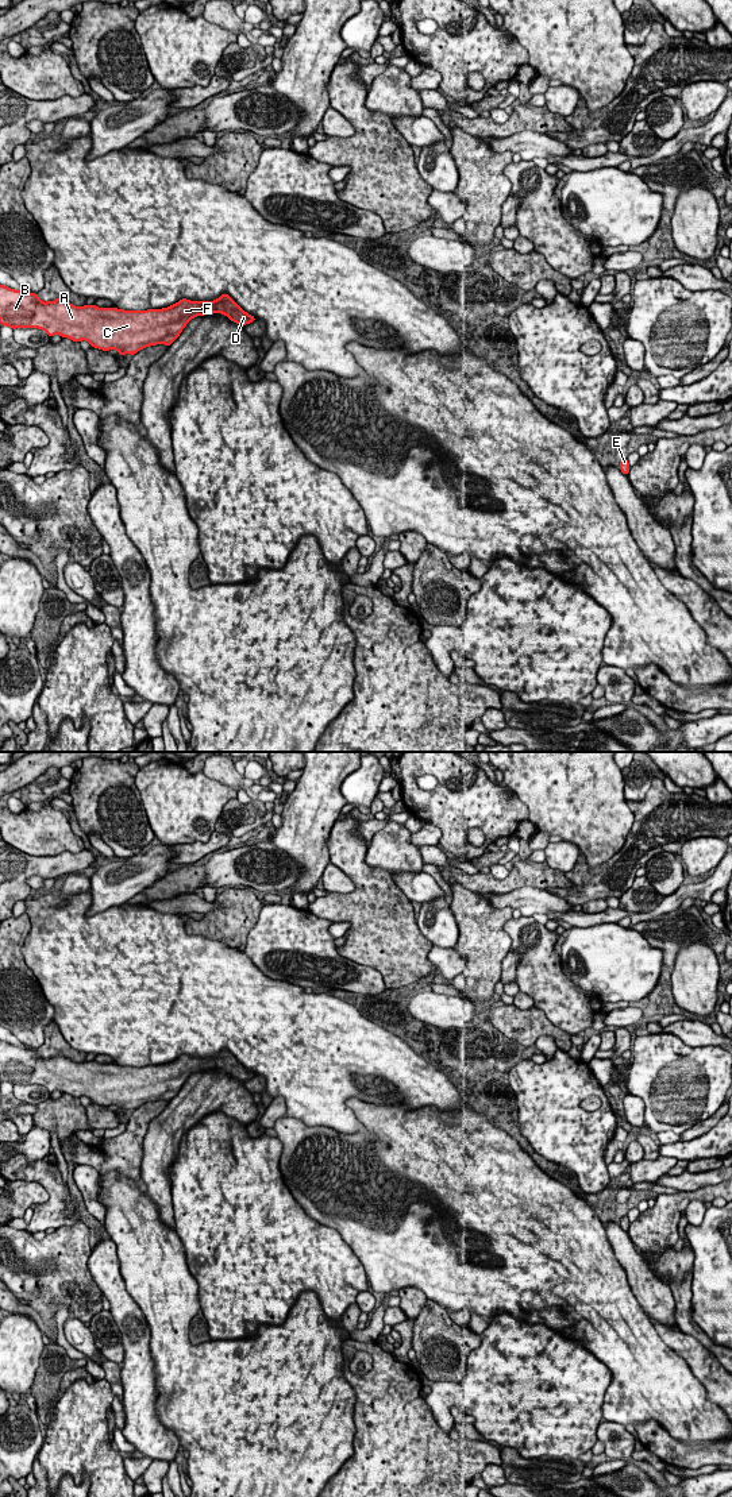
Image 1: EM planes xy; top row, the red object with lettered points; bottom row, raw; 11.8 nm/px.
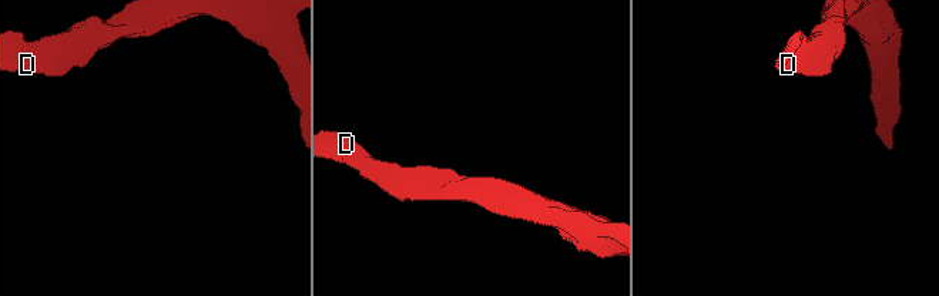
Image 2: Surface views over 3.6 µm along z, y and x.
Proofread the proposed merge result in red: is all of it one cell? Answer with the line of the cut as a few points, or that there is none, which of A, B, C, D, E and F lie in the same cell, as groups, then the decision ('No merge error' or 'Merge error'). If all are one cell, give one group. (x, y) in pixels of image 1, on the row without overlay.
No split. Groups: A B C D E F. No merge error

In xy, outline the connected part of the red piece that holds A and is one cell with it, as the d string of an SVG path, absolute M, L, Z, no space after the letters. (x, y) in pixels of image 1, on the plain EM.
M0 1041L0 1081L16 1084L38 1084L50 1093L61 1091L73 1097L86 1096L92 1103L109 1107L116 1106L119 1111L134 1111L145 1103L165 1100L170 1101L197 1072L221 1069L239 1081L246 1081L257 1074L244 1068L227 1049L215 1057L180 1056L174 1061L162 1065L124 1066L112 1064L99 1064L93 1061L76 1062L57 1053L54 1057L43 1058L36 1049L15 1046Z

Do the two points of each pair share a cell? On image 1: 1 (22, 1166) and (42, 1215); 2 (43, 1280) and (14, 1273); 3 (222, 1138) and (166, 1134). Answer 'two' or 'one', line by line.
1: one
2: one
3: two

